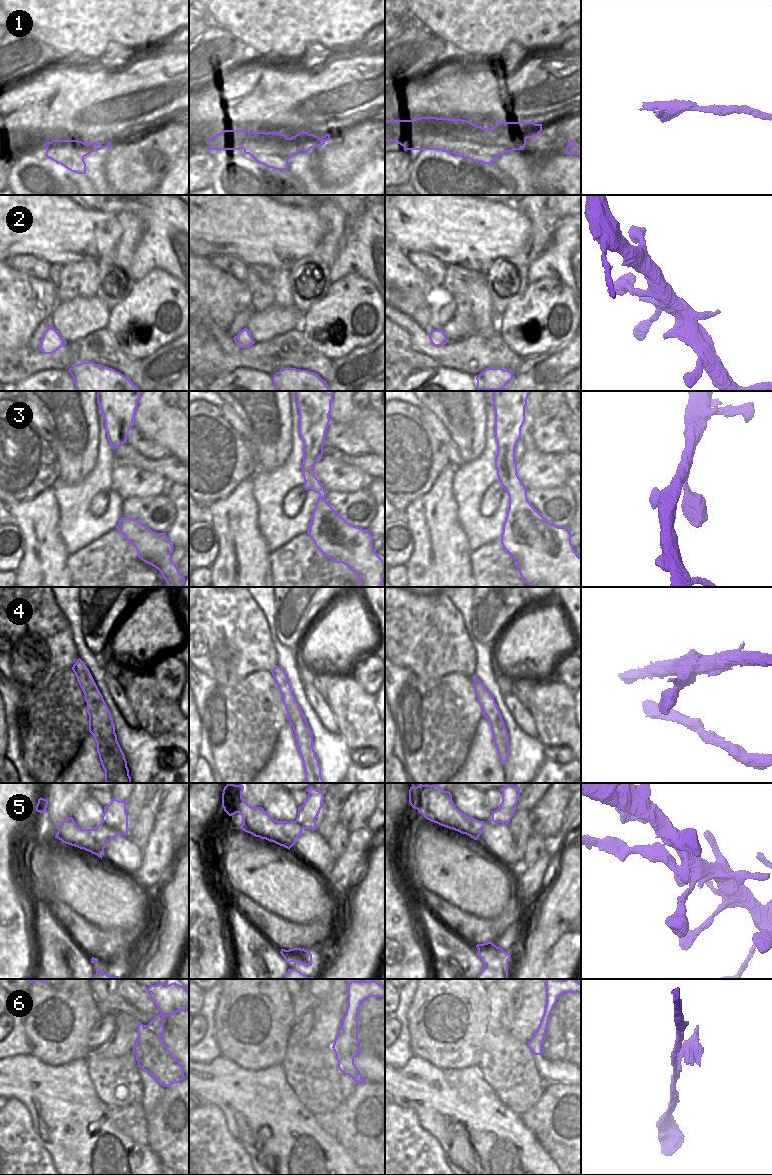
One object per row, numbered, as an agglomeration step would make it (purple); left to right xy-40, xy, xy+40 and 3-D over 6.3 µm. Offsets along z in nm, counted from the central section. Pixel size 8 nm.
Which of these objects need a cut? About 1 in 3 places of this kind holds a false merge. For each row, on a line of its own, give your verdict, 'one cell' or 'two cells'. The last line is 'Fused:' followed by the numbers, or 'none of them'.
1: two cells
2: one cell
3: one cell
4: one cell
5: two cells
6: two cells
Fused: 1, 5, 6

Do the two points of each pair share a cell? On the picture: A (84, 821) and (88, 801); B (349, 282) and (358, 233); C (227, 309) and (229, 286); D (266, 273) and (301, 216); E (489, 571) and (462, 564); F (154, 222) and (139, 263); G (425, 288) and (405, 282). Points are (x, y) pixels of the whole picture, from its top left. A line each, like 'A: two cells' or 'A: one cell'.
A: one cell
B: two cells
C: one cell
D: two cells
E: two cells
F: one cell
G: one cell

